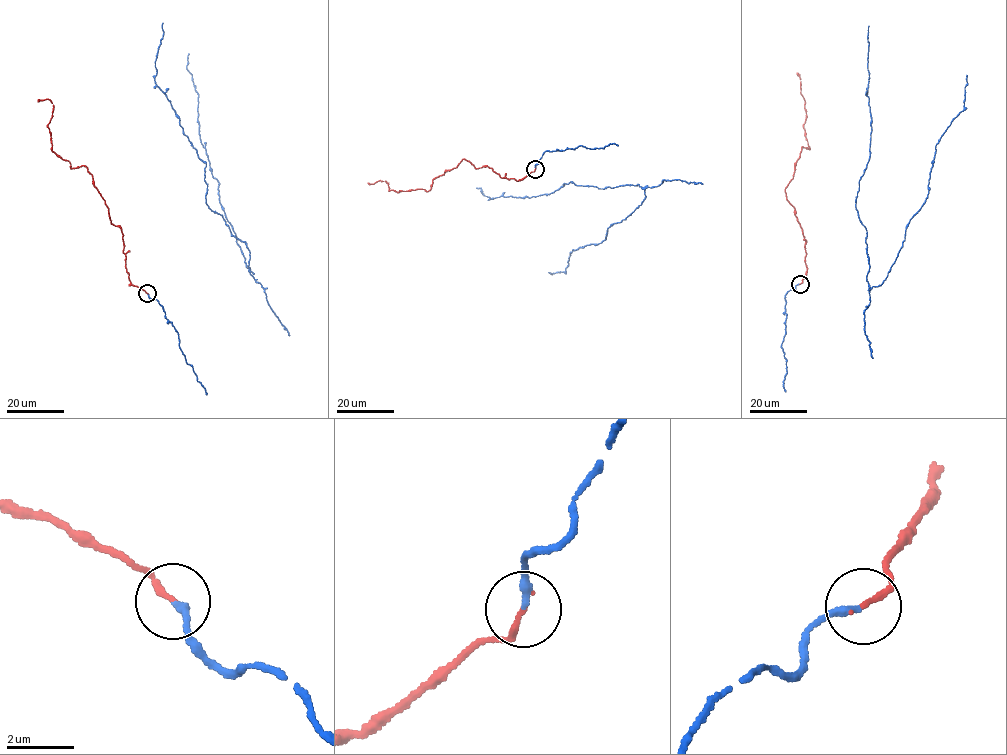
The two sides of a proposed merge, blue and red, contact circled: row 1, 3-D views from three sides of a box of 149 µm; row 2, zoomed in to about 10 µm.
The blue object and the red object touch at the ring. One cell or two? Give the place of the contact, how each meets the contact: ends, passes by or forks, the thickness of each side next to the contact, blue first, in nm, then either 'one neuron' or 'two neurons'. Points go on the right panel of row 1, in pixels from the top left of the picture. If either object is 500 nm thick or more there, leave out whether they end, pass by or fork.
place (800, 284); blue ends; red ends; calibres 240 and 190 nm; one neuron

